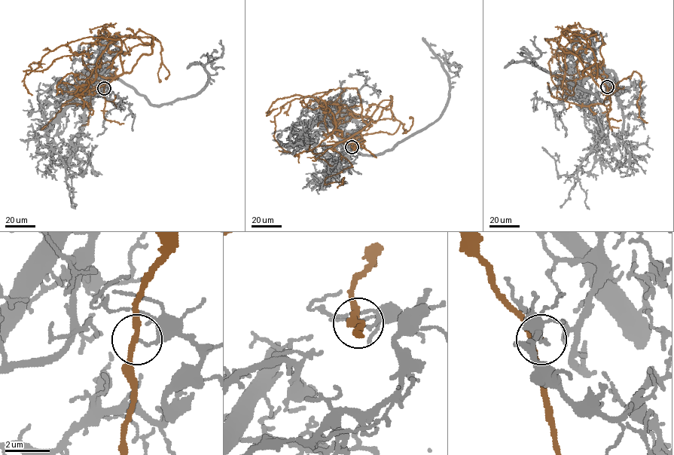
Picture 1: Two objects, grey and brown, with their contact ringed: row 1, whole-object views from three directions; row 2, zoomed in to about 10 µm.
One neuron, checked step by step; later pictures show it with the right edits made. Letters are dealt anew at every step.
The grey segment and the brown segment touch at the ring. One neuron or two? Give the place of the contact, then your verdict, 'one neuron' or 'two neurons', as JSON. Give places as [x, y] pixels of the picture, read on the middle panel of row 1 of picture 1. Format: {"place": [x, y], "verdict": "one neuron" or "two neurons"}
{"place": [352, 147], "verdict": "two neurons"}

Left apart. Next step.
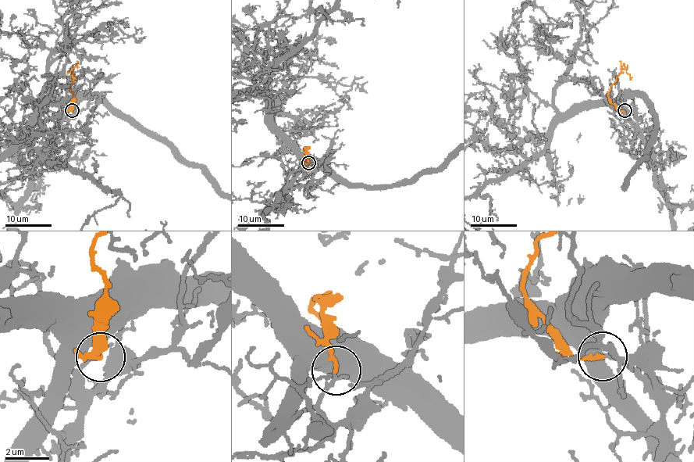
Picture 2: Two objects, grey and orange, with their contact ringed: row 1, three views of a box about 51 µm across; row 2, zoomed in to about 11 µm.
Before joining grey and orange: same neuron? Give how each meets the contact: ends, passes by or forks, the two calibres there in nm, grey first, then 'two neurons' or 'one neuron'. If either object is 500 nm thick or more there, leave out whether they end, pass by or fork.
grey passes by; orange ends; calibres 180 and 160 nm; one neuron

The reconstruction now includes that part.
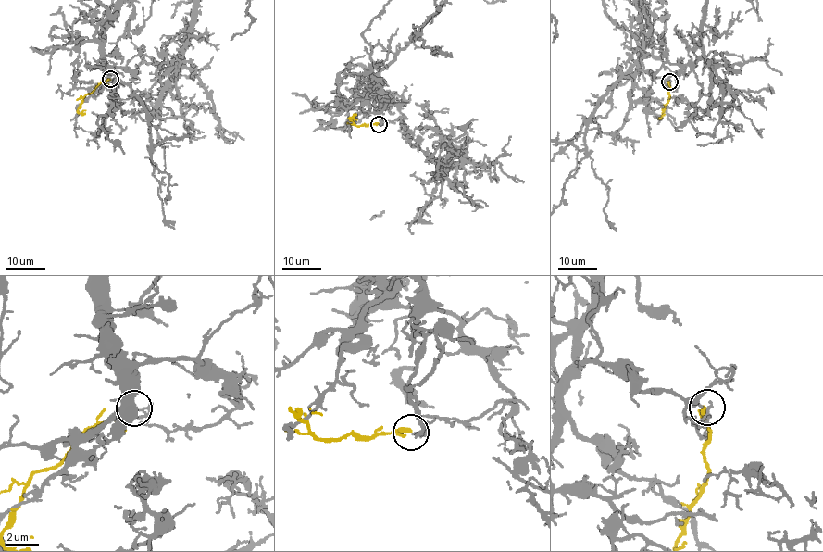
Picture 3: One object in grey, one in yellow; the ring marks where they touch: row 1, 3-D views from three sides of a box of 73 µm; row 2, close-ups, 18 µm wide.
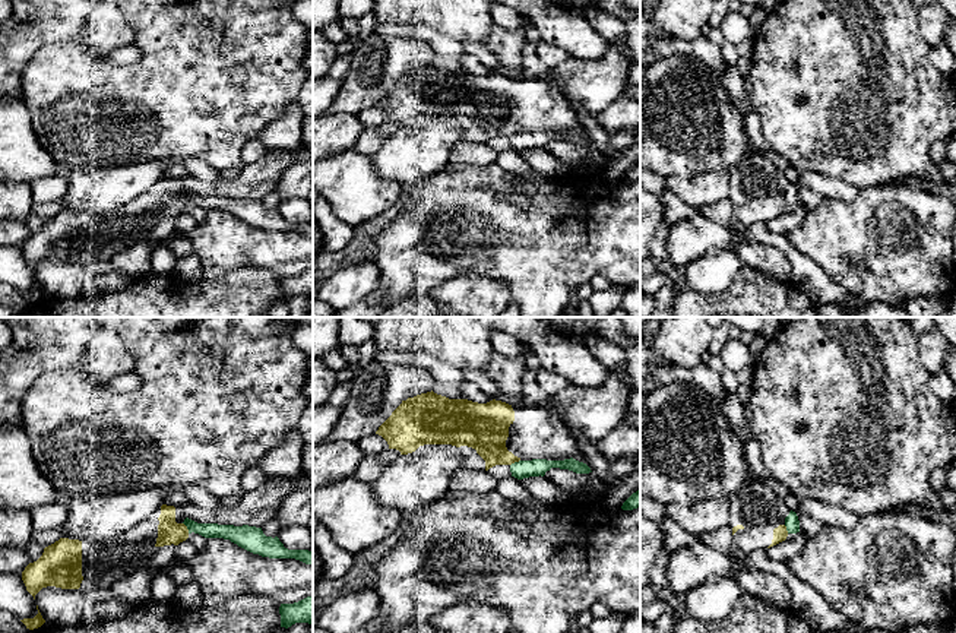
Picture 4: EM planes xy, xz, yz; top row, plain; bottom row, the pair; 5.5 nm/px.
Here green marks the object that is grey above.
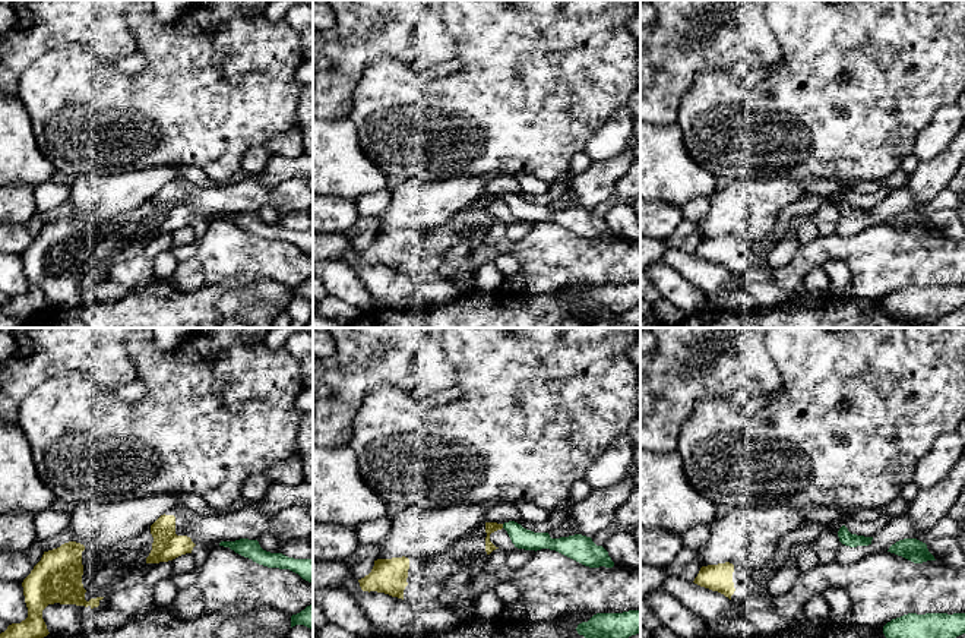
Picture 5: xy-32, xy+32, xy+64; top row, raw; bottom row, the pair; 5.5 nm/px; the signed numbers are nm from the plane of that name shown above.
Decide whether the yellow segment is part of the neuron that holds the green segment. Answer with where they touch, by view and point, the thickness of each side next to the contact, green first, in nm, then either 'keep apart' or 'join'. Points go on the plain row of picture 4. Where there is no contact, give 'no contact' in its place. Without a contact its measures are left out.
meets green in xy at (187, 201); 90 nm thick on the green side, 130 nm on the other; keep apart

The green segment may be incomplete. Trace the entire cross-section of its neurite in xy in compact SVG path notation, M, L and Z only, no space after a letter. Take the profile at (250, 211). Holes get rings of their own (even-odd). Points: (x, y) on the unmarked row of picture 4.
M189 190L183 194L189 206L194 205L205 211L224 211L237 216L238 219L269 231L295 231L306 237L313 237L313 224L308 222L288 222L278 209L266 209L262 200L256 199L234 199L218 196L197 196Z

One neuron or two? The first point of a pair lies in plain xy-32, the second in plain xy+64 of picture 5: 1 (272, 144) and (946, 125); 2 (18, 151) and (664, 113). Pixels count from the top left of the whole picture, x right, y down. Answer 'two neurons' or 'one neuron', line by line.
1: one neuron
2: two neurons

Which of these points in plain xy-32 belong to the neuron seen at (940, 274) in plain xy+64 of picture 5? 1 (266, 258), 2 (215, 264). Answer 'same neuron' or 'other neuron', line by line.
1: same neuron
2: same neuron

